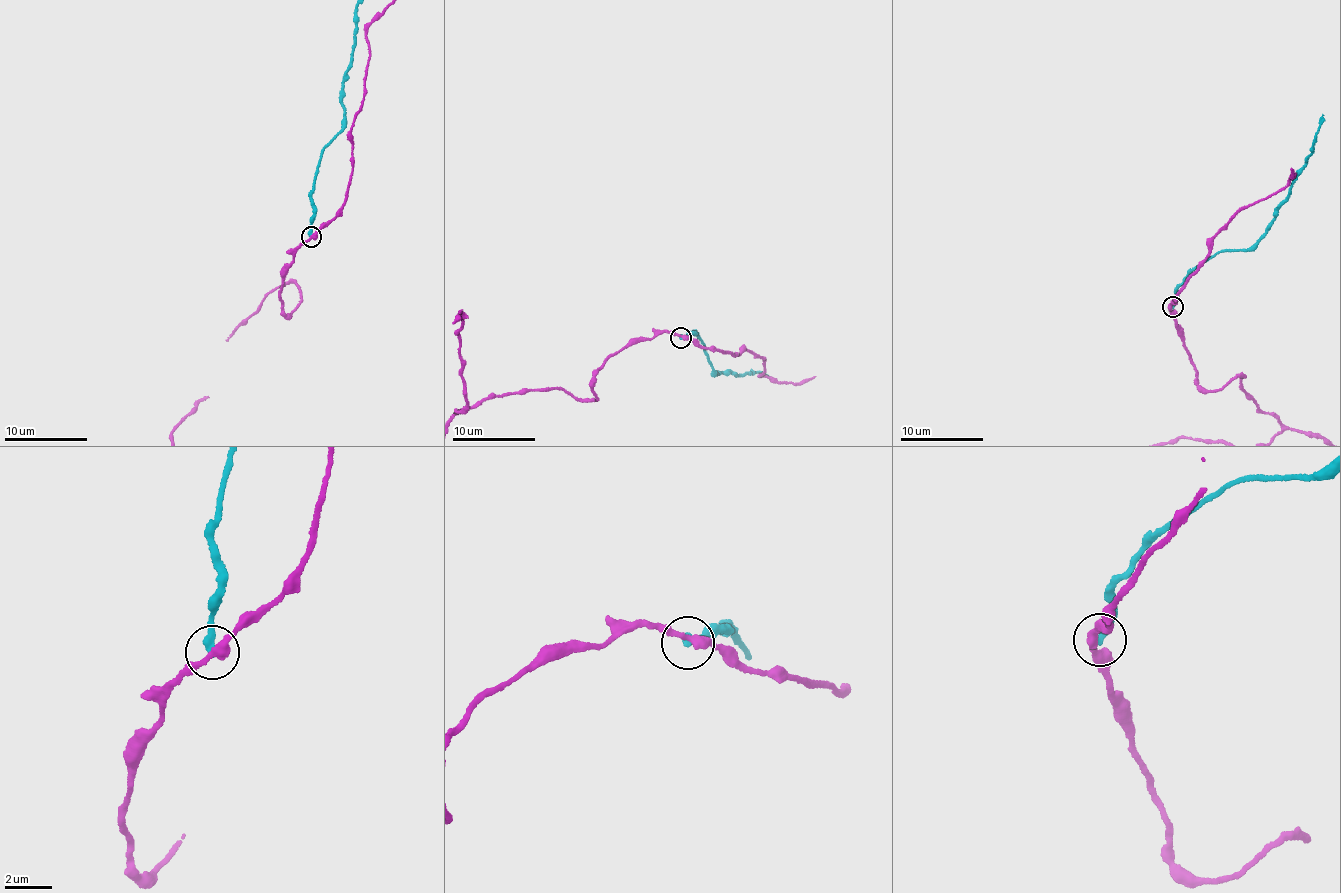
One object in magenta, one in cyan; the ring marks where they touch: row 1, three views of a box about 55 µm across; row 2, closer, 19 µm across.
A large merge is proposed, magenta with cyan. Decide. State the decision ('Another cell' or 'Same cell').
Another cell

